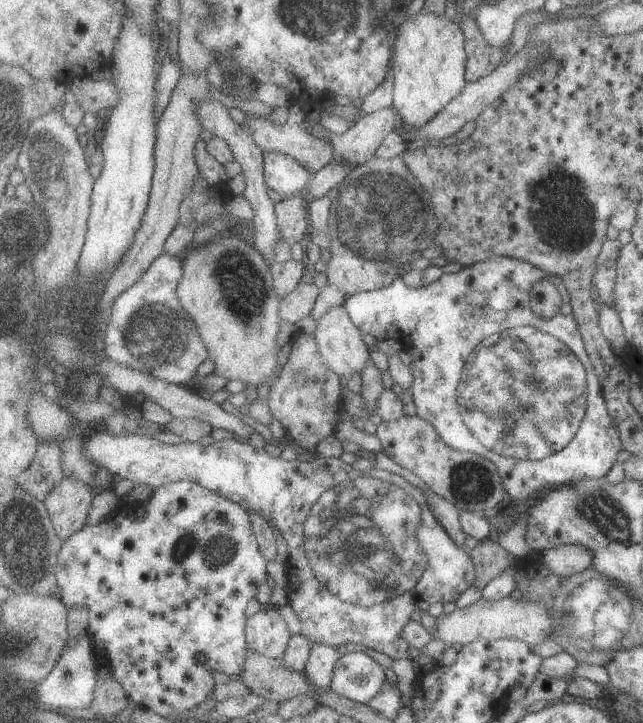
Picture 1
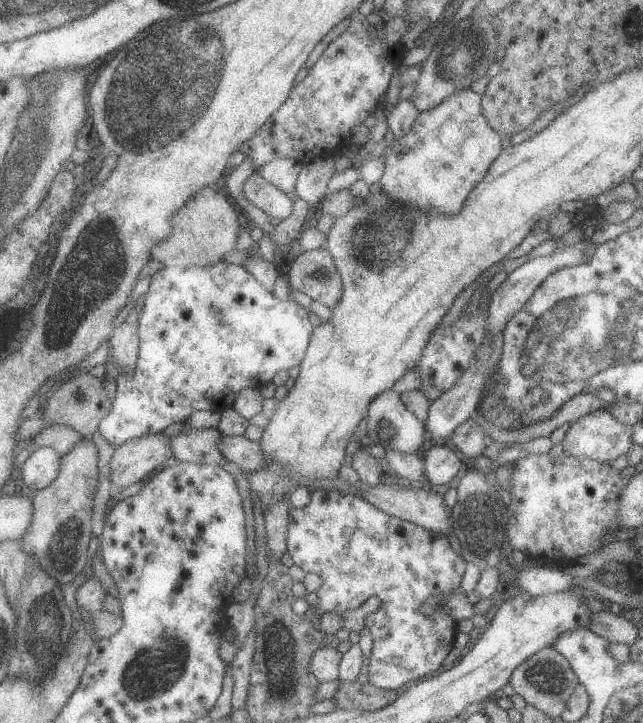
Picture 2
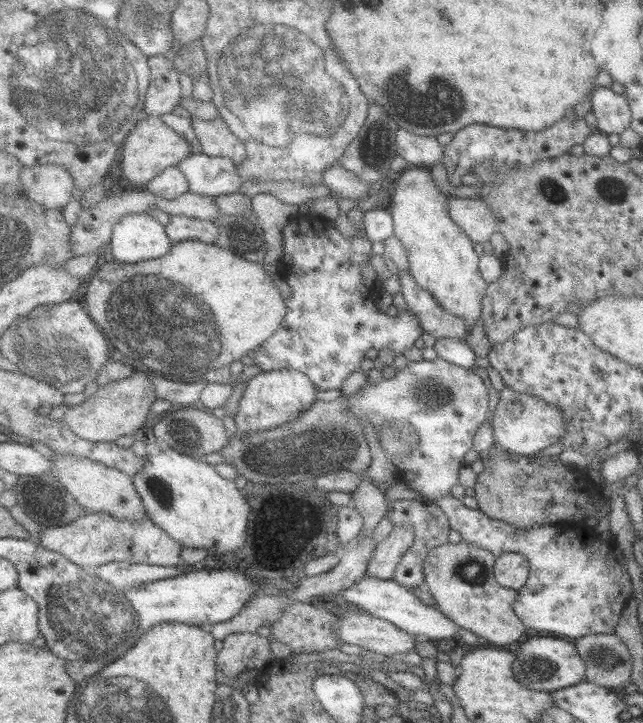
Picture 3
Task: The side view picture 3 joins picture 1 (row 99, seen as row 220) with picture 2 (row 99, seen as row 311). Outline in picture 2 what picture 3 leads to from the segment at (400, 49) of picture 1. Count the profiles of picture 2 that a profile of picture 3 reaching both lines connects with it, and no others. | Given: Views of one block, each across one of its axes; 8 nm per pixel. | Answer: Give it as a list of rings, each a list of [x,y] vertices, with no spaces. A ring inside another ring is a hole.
[[[471,88],[457,90],[437,108],[419,114],[413,130],[394,142],[387,151],[386,171],[380,180],[380,191],[397,202],[416,208],[439,208],[443,214],[459,214],[472,190],[485,180],[491,165],[501,156],[504,136],[487,122],[483,114],[483,97]]]

